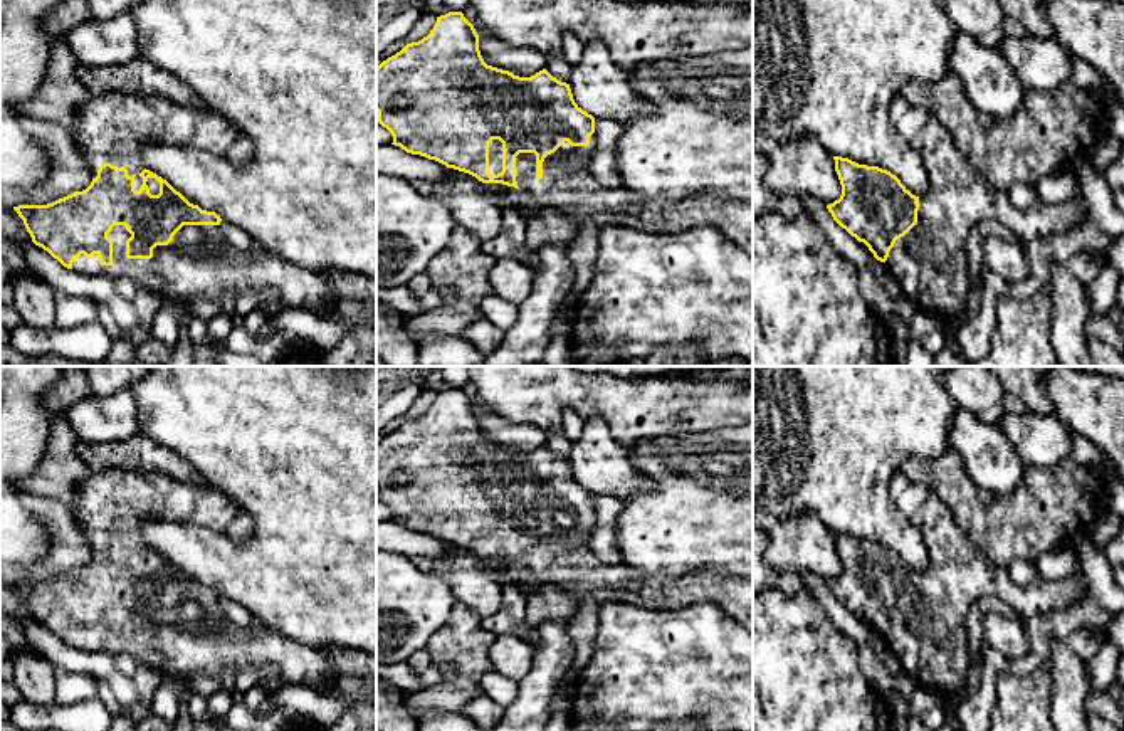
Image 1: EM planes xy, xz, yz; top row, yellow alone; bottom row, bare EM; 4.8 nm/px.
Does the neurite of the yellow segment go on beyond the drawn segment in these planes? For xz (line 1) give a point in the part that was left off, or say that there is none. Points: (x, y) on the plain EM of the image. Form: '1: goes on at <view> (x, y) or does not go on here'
1: goes on at xz (567, 560)

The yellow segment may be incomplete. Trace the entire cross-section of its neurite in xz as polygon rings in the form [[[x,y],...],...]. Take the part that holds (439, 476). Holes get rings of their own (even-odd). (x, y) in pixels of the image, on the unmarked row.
[[[462,388],[437,393],[427,413],[407,420],[376,444],[376,489],[378,499],[393,513],[391,521],[469,550],[482,560],[521,565],[533,575],[534,583],[554,583],[576,602],[593,597],[598,603],[622,600],[652,610],[716,603],[753,632],[753,581],[746,578],[716,570],[691,571],[684,576],[645,575],[623,561],[603,565],[590,550],[590,538],[598,524],[595,494],[575,479],[570,460],[558,457],[546,445],[531,454],[519,454],[487,442],[479,427],[479,412]]]

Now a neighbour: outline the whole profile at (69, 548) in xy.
[[[24,489],[22,504],[49,531],[50,550],[34,566],[0,563],[0,583],[47,581],[91,561],[87,536],[64,502]]]

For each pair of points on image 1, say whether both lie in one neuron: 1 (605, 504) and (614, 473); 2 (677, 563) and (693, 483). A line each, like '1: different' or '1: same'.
1: different
2: same

